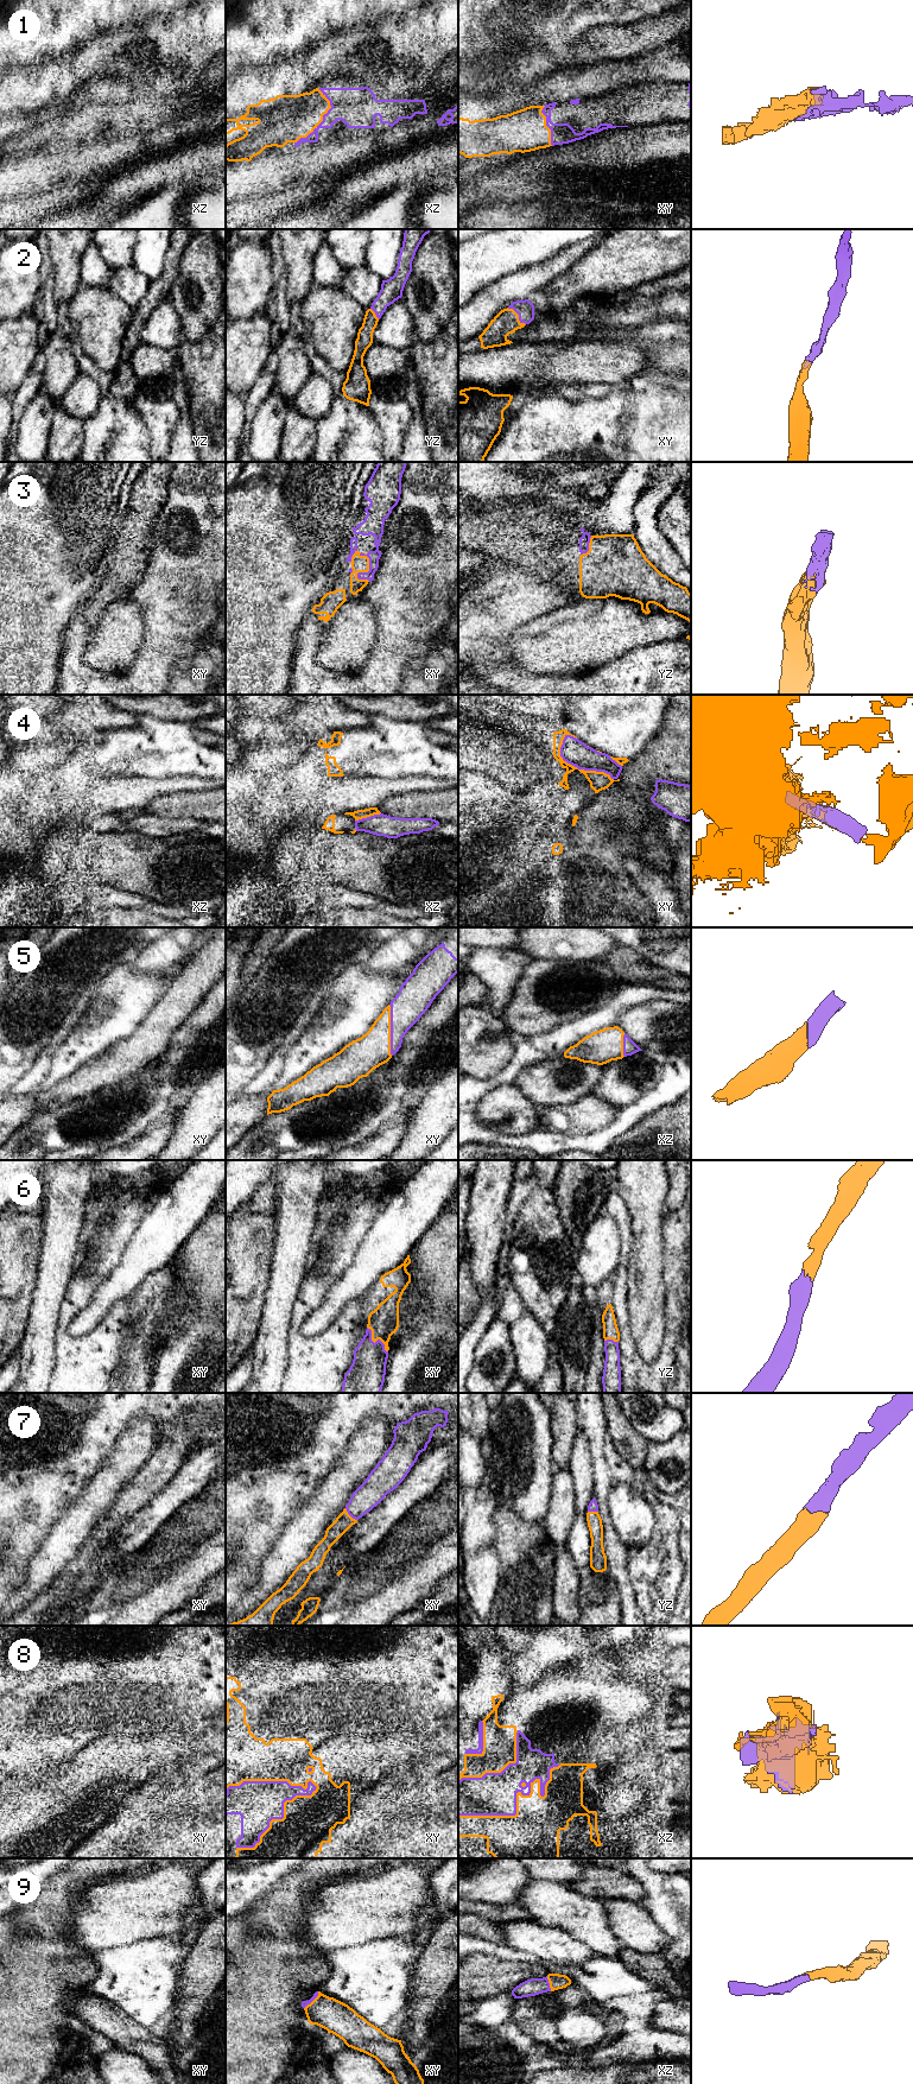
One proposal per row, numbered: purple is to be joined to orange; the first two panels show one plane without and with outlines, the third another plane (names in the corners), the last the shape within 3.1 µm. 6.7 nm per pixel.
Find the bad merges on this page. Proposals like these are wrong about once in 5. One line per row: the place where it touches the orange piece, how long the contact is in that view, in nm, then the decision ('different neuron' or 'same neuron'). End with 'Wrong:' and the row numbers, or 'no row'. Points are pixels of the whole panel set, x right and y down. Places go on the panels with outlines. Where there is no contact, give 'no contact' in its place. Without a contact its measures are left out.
1: xz (322, 120) | 400 nm | same neuron
2: xy (518, 315) | 170 nm | same neuron
3: xy (365, 571) | 220 nm | same neuron
4: xy (576, 767) | 440 nm | different neuron
5: xy (390, 1030) | 340 nm | same neuron
6: xy (375, 1341) | 220 nm | same neuron
7: xy (349, 1515) | 120 nm | same neuron
8: xy (279, 1819) | 700 nm | different neuron
9: xy (314, 2000) | 160 nm | same neuron
Wrong: 4, 8

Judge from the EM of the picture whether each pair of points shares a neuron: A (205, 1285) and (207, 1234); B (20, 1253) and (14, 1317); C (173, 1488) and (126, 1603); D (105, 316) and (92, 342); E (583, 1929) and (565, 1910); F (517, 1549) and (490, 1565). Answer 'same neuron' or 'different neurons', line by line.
A: same neuron
B: same neuron
C: different neurons
D: same neuron
E: same neuron
F: different neurons

